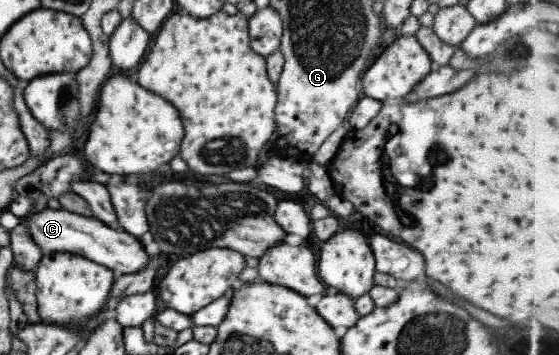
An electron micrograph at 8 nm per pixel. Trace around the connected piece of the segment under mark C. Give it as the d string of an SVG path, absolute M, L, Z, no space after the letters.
M47 206L38 212L19 218L27 227L29 235L41 254L47 252L71 252L88 260L101 264L111 271L123 275L133 274L147 266L149 250L142 246L140 239L124 231L106 226L102 221L93 217L85 217L62 208L49 209Z

